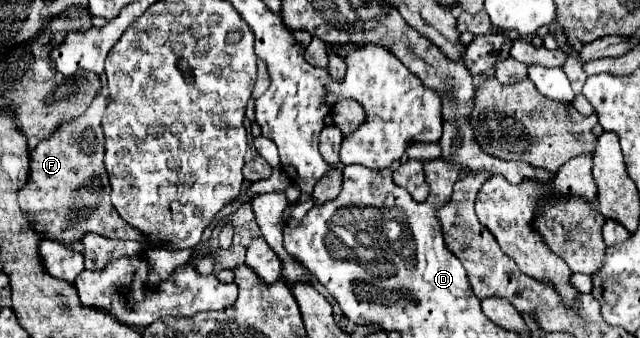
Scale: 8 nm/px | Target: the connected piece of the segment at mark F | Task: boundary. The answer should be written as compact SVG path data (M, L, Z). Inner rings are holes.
M98 94L90 104L90 108L80 116L86 118L84 128L76 132L76 120L62 122L50 140L40 142L30 152L30 180L20 190L18 202L20 208L28 214L32 226L38 232L44 232L46 238L76 242L82 240L86 232L96 232L108 238L138 240L144 242L146 246L148 244L146 236L142 236L142 232L138 232L134 226L126 224L110 202L110 182L104 168L106 136L102 136L102 116L106 104L108 98ZM76 182L86 182L86 184L76 184ZM90 194L100 196L100 202L96 206L90 206Z

